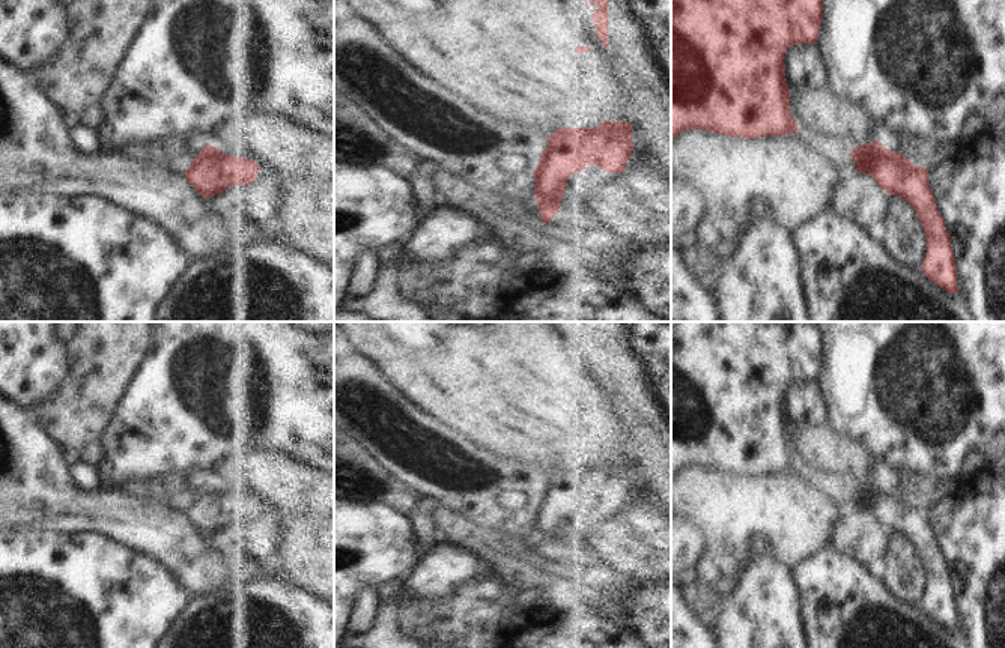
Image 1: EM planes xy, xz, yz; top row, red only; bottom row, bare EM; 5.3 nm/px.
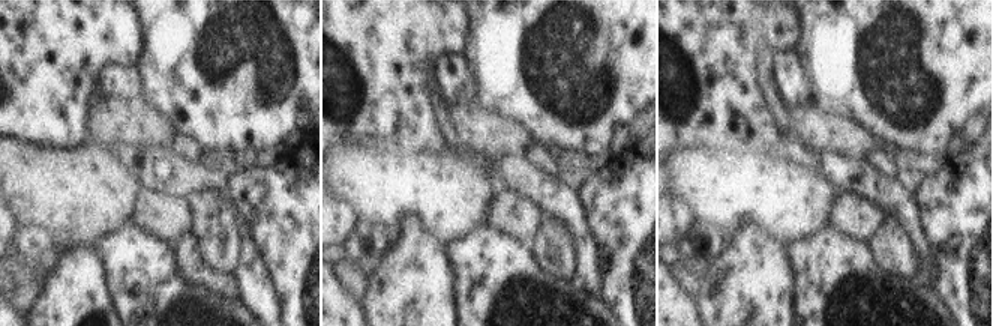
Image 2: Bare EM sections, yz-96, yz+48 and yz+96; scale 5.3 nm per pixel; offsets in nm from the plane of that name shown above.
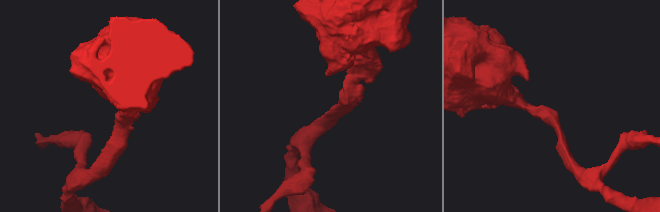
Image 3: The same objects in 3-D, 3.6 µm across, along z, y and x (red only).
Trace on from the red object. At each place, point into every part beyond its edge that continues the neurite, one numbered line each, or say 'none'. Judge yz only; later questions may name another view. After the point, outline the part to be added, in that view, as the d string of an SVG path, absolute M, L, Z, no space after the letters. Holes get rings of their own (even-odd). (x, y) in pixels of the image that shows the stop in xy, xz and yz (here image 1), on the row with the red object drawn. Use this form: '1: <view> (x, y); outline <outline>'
none

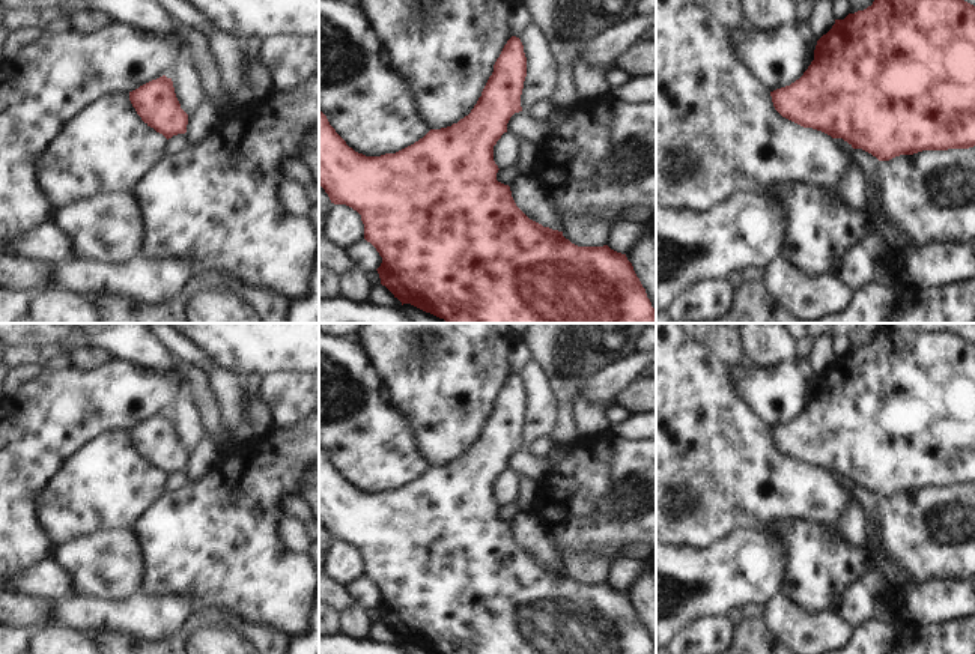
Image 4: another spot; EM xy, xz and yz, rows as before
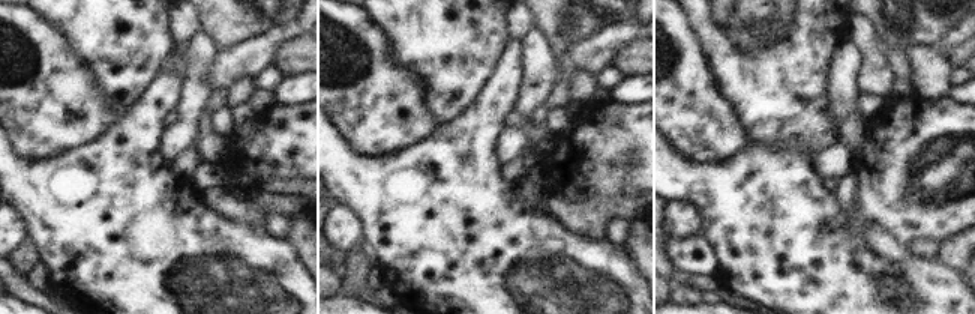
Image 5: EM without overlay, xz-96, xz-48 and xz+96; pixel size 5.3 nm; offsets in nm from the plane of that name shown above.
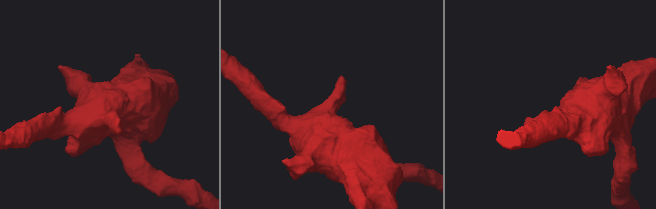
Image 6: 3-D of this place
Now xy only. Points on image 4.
none

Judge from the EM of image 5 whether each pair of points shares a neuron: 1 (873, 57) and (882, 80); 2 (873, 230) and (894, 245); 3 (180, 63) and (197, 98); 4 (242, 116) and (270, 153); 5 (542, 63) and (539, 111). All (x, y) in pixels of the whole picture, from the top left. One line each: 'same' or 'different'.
1: same
2: same
3: different
4: different
5: different

